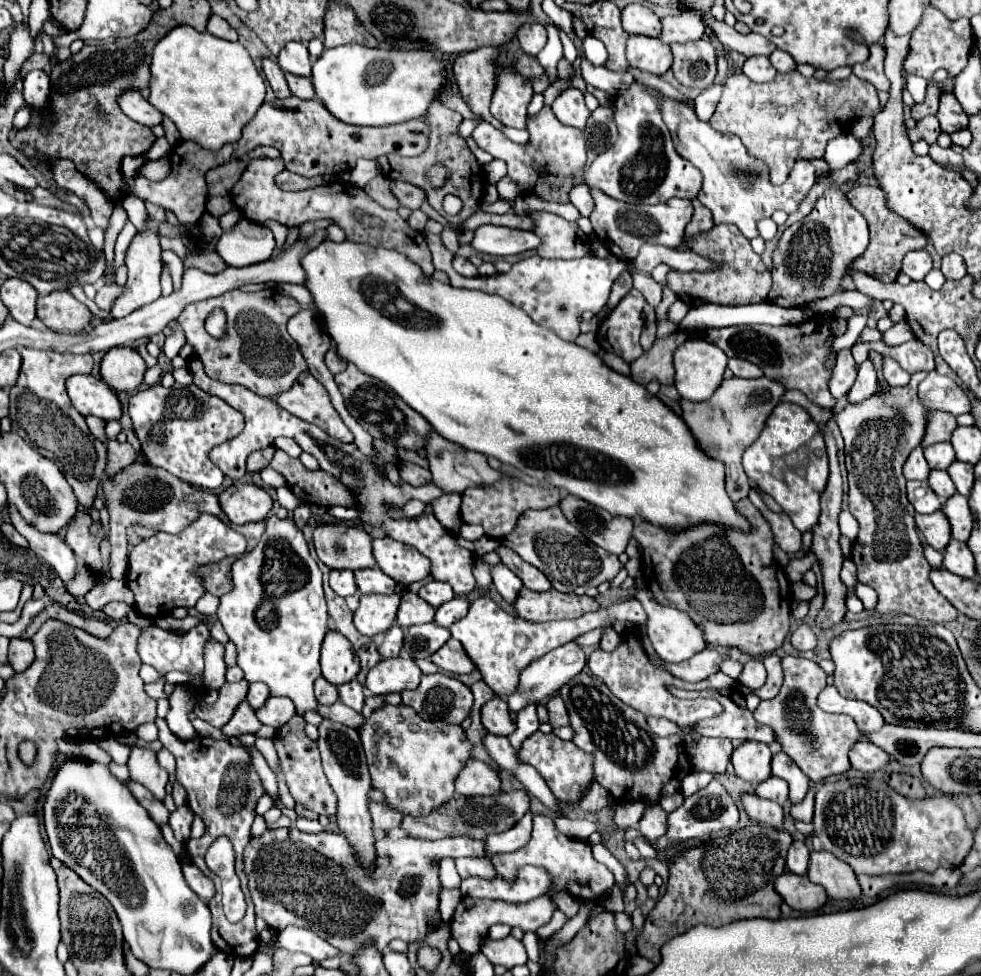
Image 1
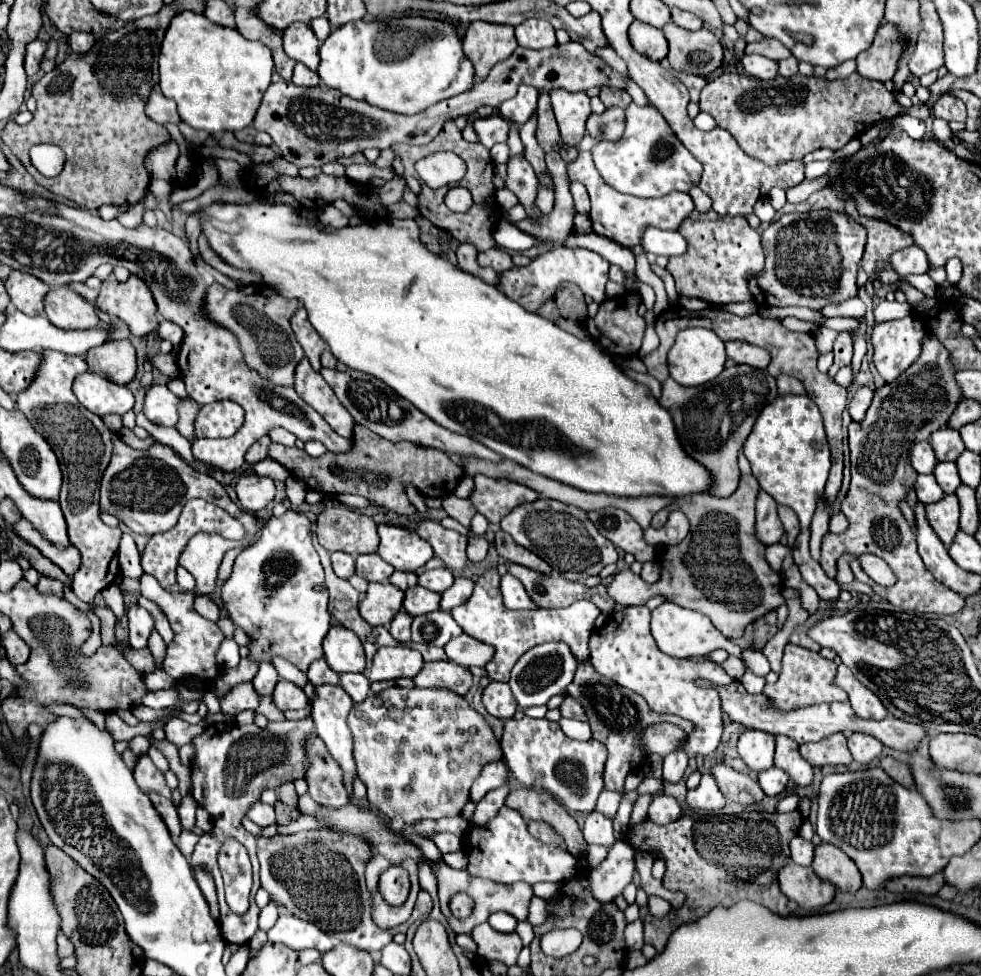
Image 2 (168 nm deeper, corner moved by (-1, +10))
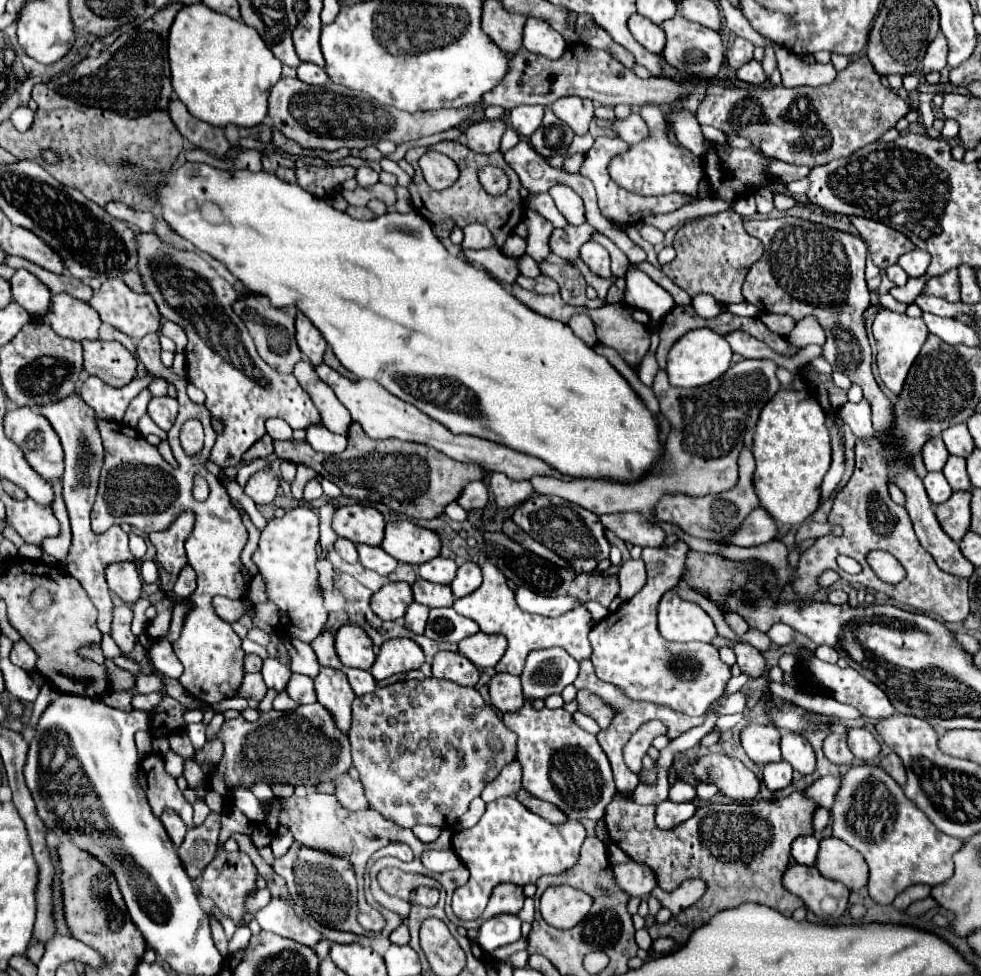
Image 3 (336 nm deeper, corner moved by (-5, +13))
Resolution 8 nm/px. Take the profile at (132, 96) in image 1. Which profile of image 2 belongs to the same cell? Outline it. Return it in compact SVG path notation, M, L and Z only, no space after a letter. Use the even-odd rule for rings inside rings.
M153 91L151 93L151 97L149 97L149 101L147 101L147 115L153 119L153 121L157 121L157 123L161 123L161 125L165 125L165 123L175 123L175 125L179 125L181 123L181 117L179 117L179 113L177 113L177 107L175 107L175 101L173 99L167 99L161 91Z

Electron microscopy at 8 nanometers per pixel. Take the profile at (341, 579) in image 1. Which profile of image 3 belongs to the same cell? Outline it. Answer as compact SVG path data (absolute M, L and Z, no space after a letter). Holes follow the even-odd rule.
M337 538L335 542L335 552L349 564L355 564L357 562L357 548L353 542L347 542L345 538Z

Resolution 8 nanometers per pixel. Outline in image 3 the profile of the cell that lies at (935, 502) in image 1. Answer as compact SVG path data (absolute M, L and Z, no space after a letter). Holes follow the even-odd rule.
M929 472L923 478L923 484L925 484L925 490L927 490L929 500L933 504L941 504L941 502L945 502L953 494L949 482L945 480L945 476L941 472Z

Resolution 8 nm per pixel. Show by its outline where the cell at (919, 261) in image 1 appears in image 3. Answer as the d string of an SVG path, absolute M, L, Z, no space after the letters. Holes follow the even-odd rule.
M915 248L915 250L907 252L907 254L903 254L897 264L899 264L909 276L915 276L915 278L917 278L917 276L923 276L923 274L925 274L925 270L927 270L927 266L929 266L929 260L931 260L931 256L929 256L927 252Z

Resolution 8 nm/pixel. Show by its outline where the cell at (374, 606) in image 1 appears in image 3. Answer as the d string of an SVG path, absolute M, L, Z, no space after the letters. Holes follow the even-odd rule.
M387 582L371 596L371 610L381 620L399 620L413 602L413 592L407 582Z

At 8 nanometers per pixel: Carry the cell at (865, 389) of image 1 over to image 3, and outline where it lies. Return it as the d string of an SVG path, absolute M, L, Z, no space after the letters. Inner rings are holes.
M865 398L857 404L847 402L847 406L843 406L839 414L841 414L841 420L845 424L849 424L849 428L853 430L853 434L857 438L867 440L875 434L873 424L871 424L871 404Z

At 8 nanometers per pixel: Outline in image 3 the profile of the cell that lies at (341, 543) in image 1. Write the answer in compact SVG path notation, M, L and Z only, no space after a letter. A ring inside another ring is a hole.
M351 504L335 510L335 518L333 518L335 534L355 544L381 546L383 528L385 528L385 520L377 508Z

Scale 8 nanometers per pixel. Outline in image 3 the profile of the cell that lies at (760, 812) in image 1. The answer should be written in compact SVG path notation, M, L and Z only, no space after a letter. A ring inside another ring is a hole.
M707 754L693 764L693 774L701 782L713 782L731 800L747 802L759 794L759 778L739 760L725 754Z

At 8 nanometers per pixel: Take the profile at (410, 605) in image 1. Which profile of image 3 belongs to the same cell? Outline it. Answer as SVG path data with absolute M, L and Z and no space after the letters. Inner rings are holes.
M419 578L413 584L413 598L415 598L415 602L425 604L429 608L453 606L453 594L451 594L451 588L449 586L425 582L423 578Z

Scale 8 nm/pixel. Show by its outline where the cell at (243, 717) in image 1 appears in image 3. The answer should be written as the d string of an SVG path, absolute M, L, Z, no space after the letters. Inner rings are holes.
M257 672L257 674L245 674L245 678L243 678L243 682L241 682L239 690L237 690L237 696L247 698L247 700L253 698L253 700L261 702L265 692L267 692L267 686L265 686L261 674Z

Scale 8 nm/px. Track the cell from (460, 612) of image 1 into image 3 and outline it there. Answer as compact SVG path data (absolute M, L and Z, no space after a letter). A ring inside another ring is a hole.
M465 562L459 570L455 580L451 582L451 590L455 598L463 598L471 592L475 592L481 586L481 570L475 562Z

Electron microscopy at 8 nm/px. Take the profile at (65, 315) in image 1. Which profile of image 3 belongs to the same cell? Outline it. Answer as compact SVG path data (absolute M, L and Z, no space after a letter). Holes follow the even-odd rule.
M65 292L51 298L47 320L55 334L77 342L97 340L97 330L101 326L101 318L95 308Z

